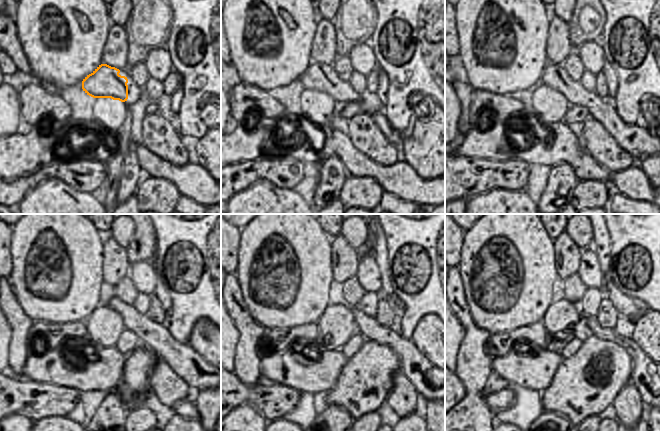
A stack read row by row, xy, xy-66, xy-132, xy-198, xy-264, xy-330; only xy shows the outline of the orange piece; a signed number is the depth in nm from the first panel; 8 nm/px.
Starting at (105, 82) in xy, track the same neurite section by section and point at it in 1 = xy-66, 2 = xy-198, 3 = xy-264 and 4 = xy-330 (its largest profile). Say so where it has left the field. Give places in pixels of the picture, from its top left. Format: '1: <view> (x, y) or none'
1: xy-66 (331, 81)
2: xy-198 (198, 373)
3: xy-264 (414, 364)
4: xy-330 (648, 377)

